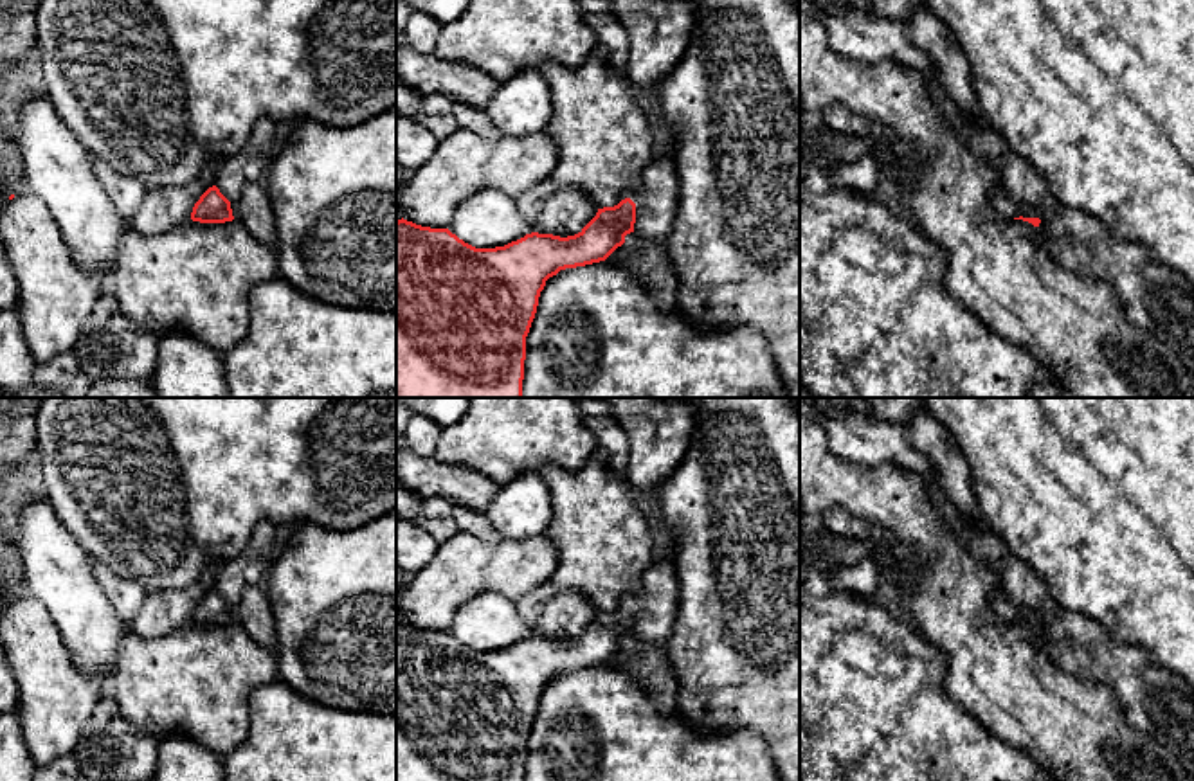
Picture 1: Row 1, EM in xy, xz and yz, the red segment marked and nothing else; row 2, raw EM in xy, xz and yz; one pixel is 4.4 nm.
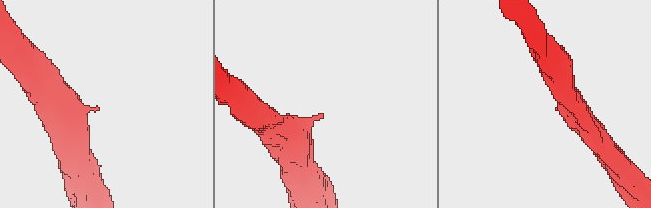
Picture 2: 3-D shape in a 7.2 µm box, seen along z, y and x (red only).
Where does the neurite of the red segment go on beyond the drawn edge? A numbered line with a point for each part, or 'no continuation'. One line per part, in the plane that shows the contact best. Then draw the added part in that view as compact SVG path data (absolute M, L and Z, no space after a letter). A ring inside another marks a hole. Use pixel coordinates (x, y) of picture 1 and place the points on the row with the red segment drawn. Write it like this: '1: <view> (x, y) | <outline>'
1: xz (656, 200) | M661 135L656 158L645 167L639 189L630 196L636 203L634 234L665 239L677 216L679 194L675 144L670 135Z

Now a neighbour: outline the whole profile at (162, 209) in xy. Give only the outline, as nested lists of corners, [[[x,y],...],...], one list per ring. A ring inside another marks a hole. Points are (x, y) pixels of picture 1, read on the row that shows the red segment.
[[[205,166],[202,173],[185,185],[148,189],[131,227],[142,236],[158,236],[191,218],[194,203],[214,185],[216,167]]]

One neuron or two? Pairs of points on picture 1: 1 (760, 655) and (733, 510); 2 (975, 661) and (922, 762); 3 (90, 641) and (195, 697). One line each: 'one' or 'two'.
1: one
2: two
3: two

